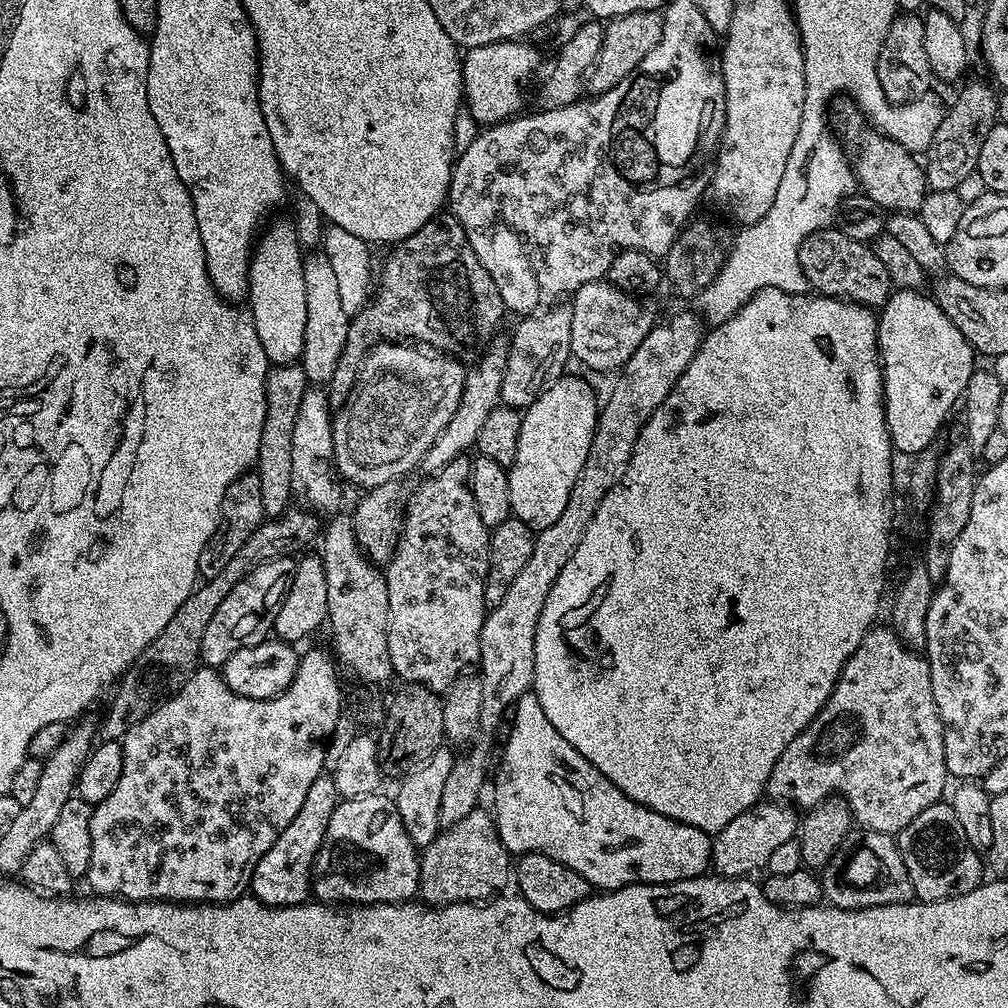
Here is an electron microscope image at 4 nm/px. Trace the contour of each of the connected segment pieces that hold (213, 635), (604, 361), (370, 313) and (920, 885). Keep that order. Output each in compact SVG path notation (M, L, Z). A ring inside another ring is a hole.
M291 555L274 558L248 574L222 599L218 610L202 634L200 659L207 667L219 669L238 650L253 648L269 639L276 626L276 615L294 582L296 560Z
M607 279L595 280L582 286L571 297L570 346L572 356L580 359L596 372L623 368L624 364L642 346L642 338L650 334L658 315L643 299L618 289Z
M437 214L422 230L410 234L410 238L401 240L391 249L384 269L379 269L380 289L375 289L367 307L351 317L349 333L346 334L345 348L338 358L333 376L326 383L328 406L333 410L343 408L356 381L356 373L360 363L371 348L381 342L409 342L421 340L432 348L441 348L444 352L464 352L467 348L483 349L491 344L492 337L501 331L500 319L506 316L502 302L502 294L498 294L498 286L490 274L486 274L486 266L478 262L478 254L470 246L466 238L466 230L451 214Z
M951 803L932 804L922 810L922 814L914 818L914 822L910 822L899 832L895 841L902 854L902 862L906 862L906 874L910 874L917 901L950 900L953 896L974 890L985 879L985 861L981 853L970 846Z

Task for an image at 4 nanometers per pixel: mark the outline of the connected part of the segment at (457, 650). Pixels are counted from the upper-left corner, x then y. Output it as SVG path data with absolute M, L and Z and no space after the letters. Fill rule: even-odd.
M462 455L458 459L450 462L443 468L440 472L431 473L427 478L428 480L424 480L420 485L417 486L416 489L412 492L412 497L408 500L408 509L403 509L402 512L402 538L400 541L396 543L396 552L392 555L392 559L388 561L386 565L386 575L384 577L384 581L386 582L386 586L388 587L388 653L390 654L390 662L392 663L393 673L398 677L401 676L401 681L410 683L410 684L421 684L424 687L428 687L431 691L434 691L439 694L443 694L448 691L448 687L451 686L454 681L457 680L462 675L465 675L469 671L468 668L477 663L480 658L480 631L482 630L482 626L484 625L484 618L486 615L486 609L484 607L484 583L486 582L486 574L488 573L488 538L490 535L490 530L484 523L482 522L482 518L478 518L478 506L474 506L474 494L472 493L472 486L469 483L472 474L472 466L467 455Z

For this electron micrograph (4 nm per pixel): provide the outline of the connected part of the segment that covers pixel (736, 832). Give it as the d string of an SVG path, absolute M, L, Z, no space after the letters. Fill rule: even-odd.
M765 799L738 814L734 822L726 822L724 829L715 833L712 841L711 867L722 876L744 878L749 874L756 874L752 872L758 871L759 868L761 871L767 865L771 852L777 846L783 846L786 842L797 839L797 836L797 809L787 802Z

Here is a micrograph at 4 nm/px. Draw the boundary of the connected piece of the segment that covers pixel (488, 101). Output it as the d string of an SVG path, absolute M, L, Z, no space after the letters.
M524 38L503 40L497 44L487 44L477 48L469 48L463 53L464 66L464 98L466 112L480 126L499 124L517 114L523 113L524 92L520 84L524 84L536 72L540 64L540 56L536 48Z

